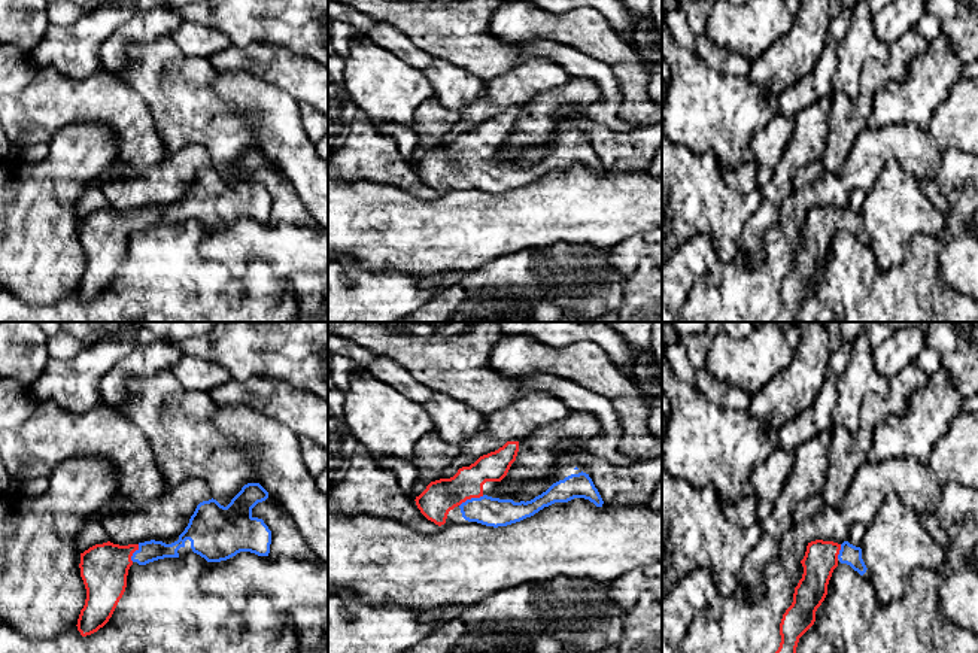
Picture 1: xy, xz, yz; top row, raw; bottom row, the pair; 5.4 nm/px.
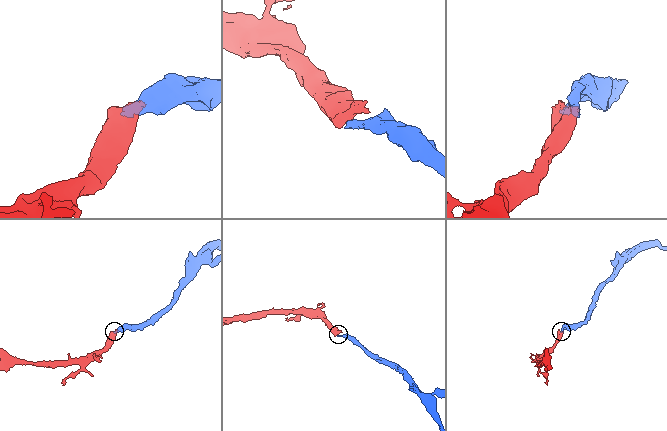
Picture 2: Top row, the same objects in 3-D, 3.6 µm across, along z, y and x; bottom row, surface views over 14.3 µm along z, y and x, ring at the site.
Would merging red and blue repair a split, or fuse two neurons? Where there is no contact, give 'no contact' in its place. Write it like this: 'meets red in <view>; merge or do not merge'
meets red in xz; merge

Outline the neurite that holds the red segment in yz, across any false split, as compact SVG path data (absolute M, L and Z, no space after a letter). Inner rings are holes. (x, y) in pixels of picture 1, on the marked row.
M815 540L808 543L802 578L795 587L793 602L780 623L781 643L775 653L796 653L799 638L814 625L815 611L827 595L827 584L838 564L847 564L860 575L866 572L862 549L844 541Z

